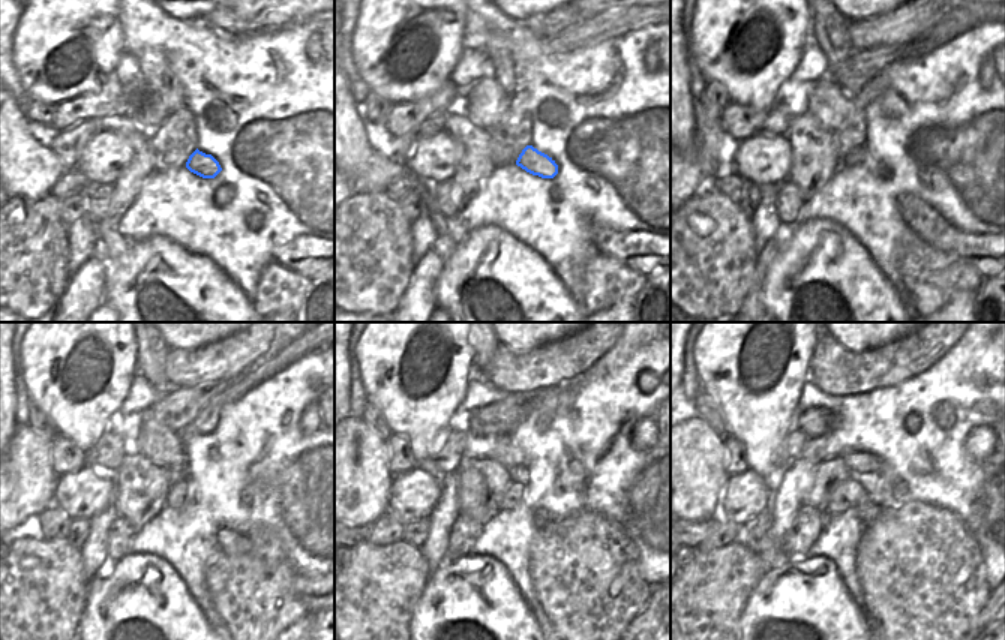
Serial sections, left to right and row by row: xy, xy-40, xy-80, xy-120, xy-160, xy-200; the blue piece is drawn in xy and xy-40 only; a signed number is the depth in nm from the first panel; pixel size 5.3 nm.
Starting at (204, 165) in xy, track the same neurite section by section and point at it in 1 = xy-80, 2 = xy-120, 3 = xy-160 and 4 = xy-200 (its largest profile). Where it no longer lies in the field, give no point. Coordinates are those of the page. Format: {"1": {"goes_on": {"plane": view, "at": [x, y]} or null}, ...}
{"1": {"goes_on": {"plane": "xy-80", "at": [863, 158]}}, "2": {"goes_on": {"plane": "xy-120", "at": [180, 492]}}, "3": {"goes_on": {"plane": "xy-160", "at": [515, 492]}}, "4": {"goes_on": {"plane": "xy-200", "at": [848, 493]}}}

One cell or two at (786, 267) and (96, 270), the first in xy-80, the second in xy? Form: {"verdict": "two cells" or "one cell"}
{"verdict": "two cells"}

